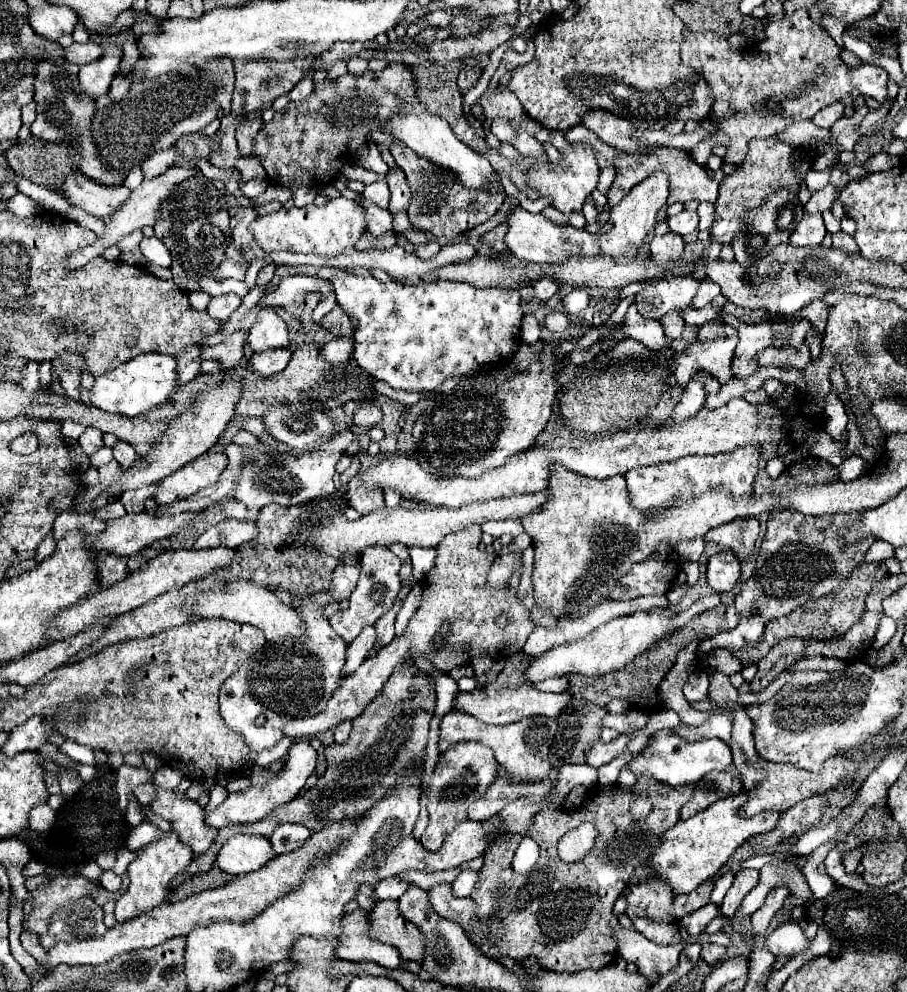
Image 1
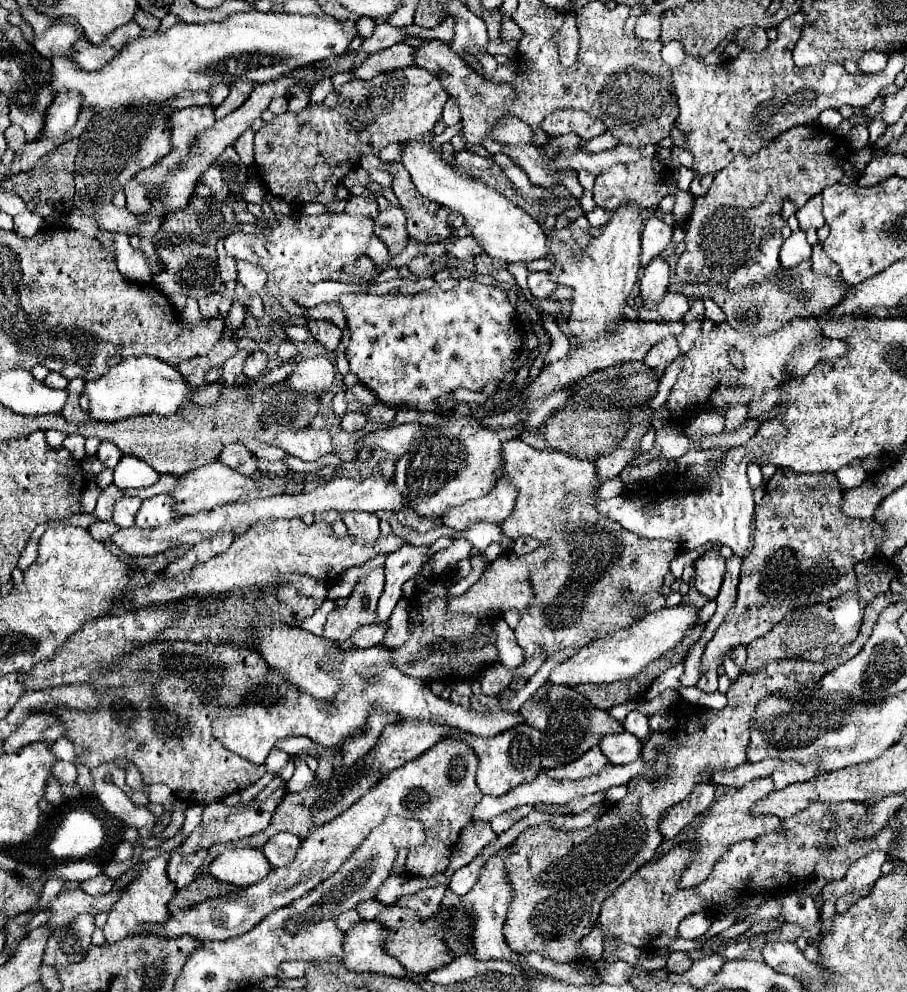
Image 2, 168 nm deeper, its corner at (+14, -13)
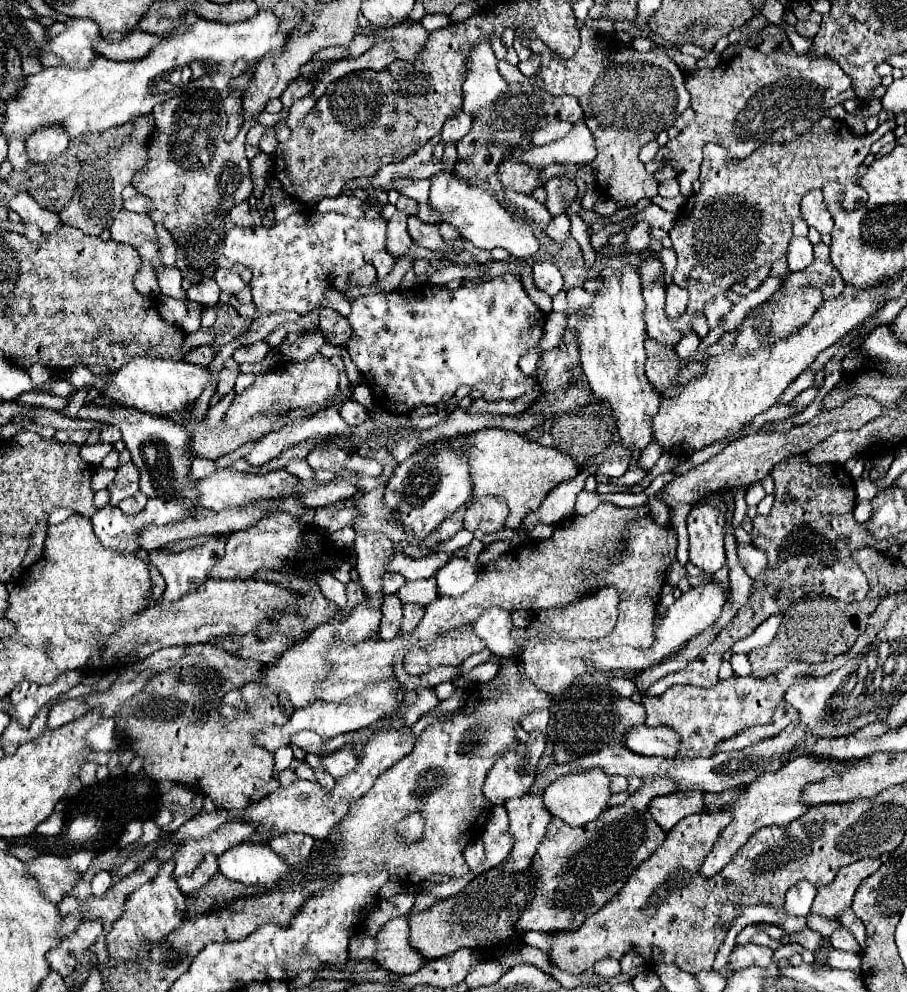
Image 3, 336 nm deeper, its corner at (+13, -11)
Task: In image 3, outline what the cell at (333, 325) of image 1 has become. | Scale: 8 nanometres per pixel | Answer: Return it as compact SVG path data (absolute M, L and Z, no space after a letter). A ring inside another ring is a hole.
M321 308L319 310L319 330L325 338L325 342L333 346L345 346L349 336L351 336L351 326L347 318L343 318L339 312L331 308Z

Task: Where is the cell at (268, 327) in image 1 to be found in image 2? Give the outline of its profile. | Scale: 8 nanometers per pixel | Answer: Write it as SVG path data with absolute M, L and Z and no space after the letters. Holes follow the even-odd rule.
M240 350L236 356L228 358L228 362L224 362L224 374L220 378L220 384L224 386L232 386L236 376L242 374L242 364L244 364L244 358L248 358L250 350Z

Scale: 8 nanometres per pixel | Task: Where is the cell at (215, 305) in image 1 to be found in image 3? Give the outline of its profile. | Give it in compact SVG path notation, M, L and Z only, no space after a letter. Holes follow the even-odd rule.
M205 280L201 284L191 286L189 292L187 292L187 298L191 302L201 304L201 306L215 306L219 302L219 294L221 294L221 290L219 290L217 282L215 280Z

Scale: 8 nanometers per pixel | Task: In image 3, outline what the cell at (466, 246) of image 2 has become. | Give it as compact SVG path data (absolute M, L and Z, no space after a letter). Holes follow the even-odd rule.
M409 216L409 234L415 240L415 244L429 248L429 250L437 250L437 252L461 252L463 250L463 238L457 238L453 242L447 242L441 238L439 234L439 226L433 224L423 224L419 218Z

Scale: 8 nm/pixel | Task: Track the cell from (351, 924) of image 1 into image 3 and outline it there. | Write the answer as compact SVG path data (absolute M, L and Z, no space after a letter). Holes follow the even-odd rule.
M393 918L389 920L375 936L375 958L373 962L393 974L413 974L417 972L425 960L413 950L407 942L409 938L409 924L407 918Z

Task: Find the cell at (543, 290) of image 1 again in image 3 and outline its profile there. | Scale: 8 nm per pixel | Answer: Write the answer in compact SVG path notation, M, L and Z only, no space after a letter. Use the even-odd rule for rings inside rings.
M551 262L533 264L533 282L539 290L543 290L549 296L555 296L563 288L561 272Z

